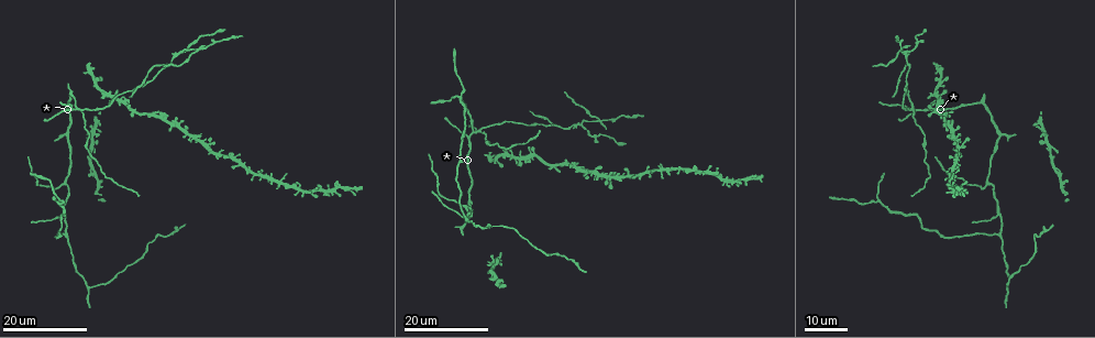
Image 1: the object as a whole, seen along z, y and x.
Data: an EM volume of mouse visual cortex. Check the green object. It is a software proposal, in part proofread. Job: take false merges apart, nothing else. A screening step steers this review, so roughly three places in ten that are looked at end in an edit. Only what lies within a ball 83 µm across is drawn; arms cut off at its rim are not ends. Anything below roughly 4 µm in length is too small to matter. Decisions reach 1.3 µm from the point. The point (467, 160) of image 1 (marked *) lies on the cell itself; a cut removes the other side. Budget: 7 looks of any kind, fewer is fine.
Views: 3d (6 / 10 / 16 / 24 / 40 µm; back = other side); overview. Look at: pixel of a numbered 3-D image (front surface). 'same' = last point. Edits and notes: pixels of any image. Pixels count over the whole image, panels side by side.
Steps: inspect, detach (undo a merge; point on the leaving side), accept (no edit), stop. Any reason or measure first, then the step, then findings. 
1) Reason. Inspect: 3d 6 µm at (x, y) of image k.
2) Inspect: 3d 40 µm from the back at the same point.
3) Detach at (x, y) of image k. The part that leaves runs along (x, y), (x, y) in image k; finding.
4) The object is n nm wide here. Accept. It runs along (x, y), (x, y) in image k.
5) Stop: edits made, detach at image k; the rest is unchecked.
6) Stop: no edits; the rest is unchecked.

Branch point. Inspect: 3d 16 µm at (468, 209) of image 1.

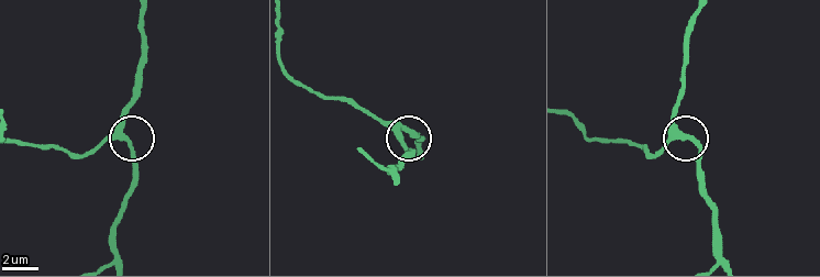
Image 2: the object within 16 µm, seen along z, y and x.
Inspect: 3d 6 µm at (119, 136) of image 2.

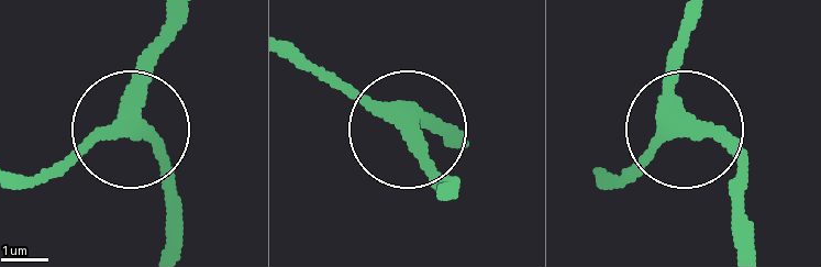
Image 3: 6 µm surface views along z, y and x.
From behind. Inspect: 3d 6 µm from the back at (688, 128) of image 3.

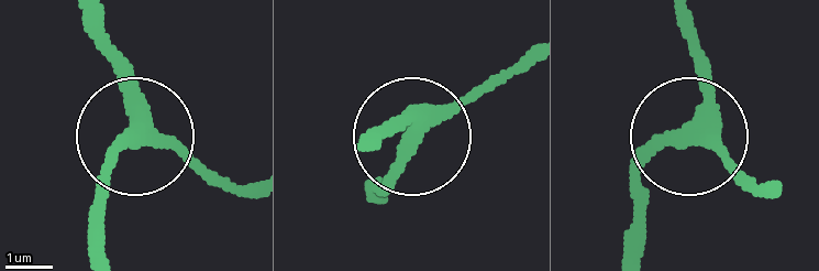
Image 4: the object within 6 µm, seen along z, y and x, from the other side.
Accept. It runs along (678, 26), (707, 98), (695, 129), (754, 176) in image 4; all the same cell.

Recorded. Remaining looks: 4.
A fork. Inspect: 3d 24 µm at (999, 212) of image 1.

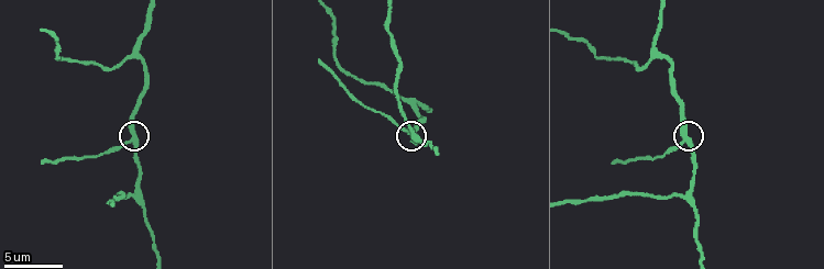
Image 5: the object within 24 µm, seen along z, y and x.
Inspect: 3d 10 µm at (134, 140) of image 5.

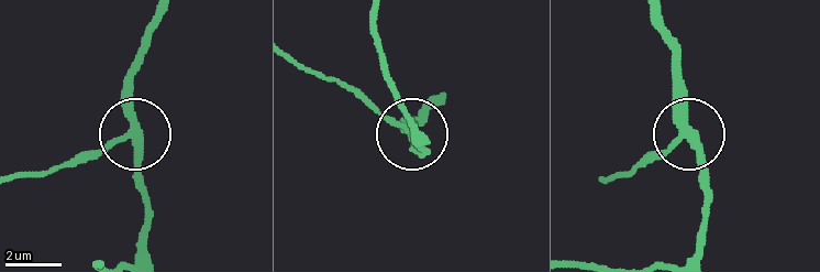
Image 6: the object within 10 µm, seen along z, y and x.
The object is 310 nm wide here. Accept. It runs along (435, 95), (409, 128), (367, 97) in image 6; all the same cell.

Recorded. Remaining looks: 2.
Three-way junction. Inspect: 3d 24 µm at (459, 97) of image 1.

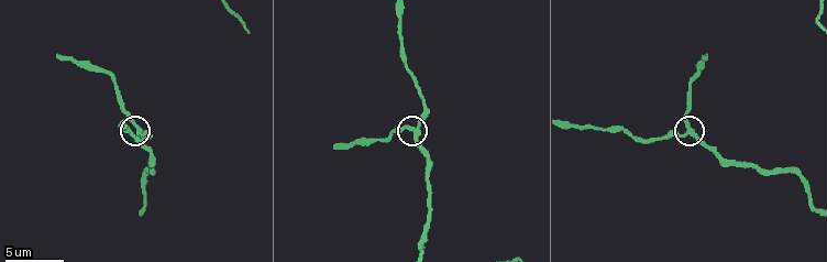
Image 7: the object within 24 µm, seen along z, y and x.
Inspect: 3d 10 µm at (415, 128) of image 7.

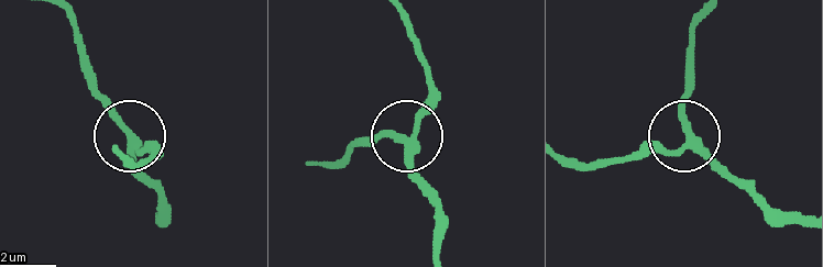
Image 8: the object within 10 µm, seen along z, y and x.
3 arms meet here. Accept. It runs along (802, 225), (766, 213), (695, 143), (681, 100), (688, 81) in image 8; all the same cell.

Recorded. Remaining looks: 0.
Stop: no edits; the rest is unchecked.

